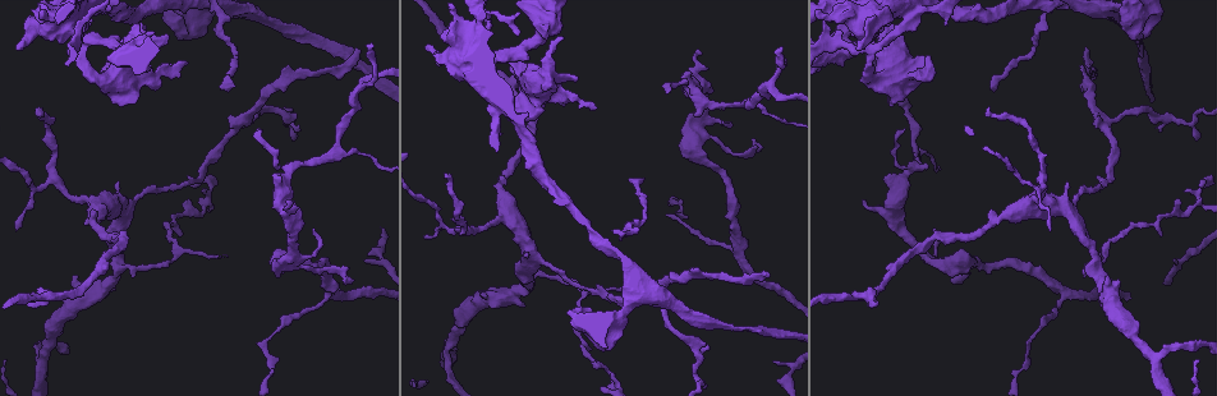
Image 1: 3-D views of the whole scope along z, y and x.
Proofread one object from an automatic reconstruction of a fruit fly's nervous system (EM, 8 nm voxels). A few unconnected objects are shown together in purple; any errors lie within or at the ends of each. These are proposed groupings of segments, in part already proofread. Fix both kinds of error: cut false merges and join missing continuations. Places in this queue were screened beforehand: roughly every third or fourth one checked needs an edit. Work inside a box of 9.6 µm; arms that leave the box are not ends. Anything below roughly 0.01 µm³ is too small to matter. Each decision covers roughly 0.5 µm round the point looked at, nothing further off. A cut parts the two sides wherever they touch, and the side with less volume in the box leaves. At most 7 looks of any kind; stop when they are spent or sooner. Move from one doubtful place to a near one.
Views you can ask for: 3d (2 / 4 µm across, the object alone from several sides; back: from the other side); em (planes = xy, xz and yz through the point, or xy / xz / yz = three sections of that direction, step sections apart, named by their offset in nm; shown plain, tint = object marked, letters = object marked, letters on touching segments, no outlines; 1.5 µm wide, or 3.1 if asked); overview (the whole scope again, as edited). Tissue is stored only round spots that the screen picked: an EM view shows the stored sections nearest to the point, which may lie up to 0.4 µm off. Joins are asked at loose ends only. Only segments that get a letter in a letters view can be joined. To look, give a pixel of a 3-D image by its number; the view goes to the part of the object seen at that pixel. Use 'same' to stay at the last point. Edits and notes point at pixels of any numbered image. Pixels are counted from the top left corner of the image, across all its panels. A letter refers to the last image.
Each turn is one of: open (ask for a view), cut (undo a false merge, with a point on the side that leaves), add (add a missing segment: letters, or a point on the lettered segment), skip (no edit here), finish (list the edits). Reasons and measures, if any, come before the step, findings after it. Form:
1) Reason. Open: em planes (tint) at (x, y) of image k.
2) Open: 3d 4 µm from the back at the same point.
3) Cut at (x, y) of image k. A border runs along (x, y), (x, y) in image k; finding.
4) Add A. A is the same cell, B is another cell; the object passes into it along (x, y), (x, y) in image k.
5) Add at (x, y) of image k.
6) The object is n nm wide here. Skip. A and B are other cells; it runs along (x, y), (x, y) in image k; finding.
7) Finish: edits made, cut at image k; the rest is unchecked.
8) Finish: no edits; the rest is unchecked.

Tapers out. Open: 3d 4 µm at (904, 130) of image 1.

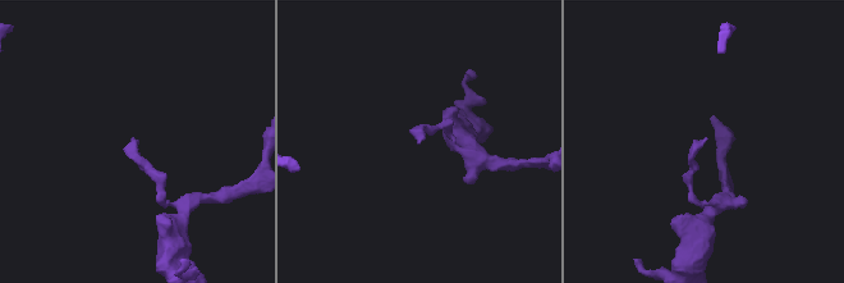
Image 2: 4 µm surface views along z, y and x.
Open: em planes (letters) at (132, 141) of image 2.

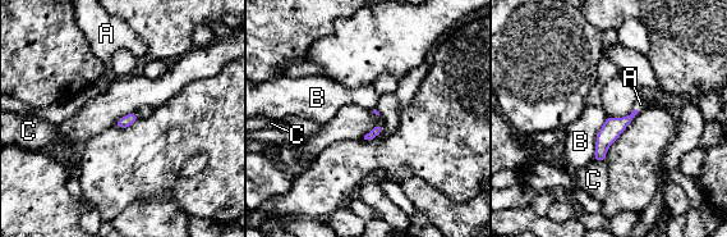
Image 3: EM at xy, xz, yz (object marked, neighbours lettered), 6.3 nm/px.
Add A. A is the same cell, B and C are other cells; the object passes into it along (613, 127), (636, 110), (640, 104) in image 3; the neuron continues.

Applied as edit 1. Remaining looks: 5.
Open: em yz step 4 (tint) at (763, 271) of image 1.

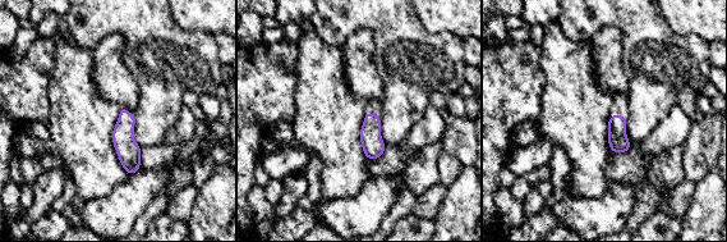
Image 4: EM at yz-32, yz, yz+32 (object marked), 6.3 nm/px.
Open: em yz step 4 (letters) at the same point.

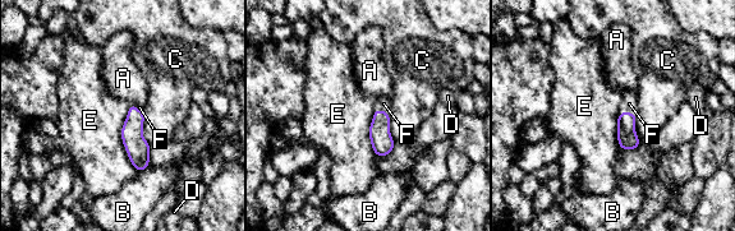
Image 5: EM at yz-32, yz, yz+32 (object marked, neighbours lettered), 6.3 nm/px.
The object is 120 nm wide here. Add F. F is the same cell, A, B, C, D and E are other cells; the object passes into it along (626, 135), (626, 111), (629, 104) in image 5; it goes on there.

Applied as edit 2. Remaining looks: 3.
Finish: edits made, add at image 3, add at image 5; the rest is unchecked.

